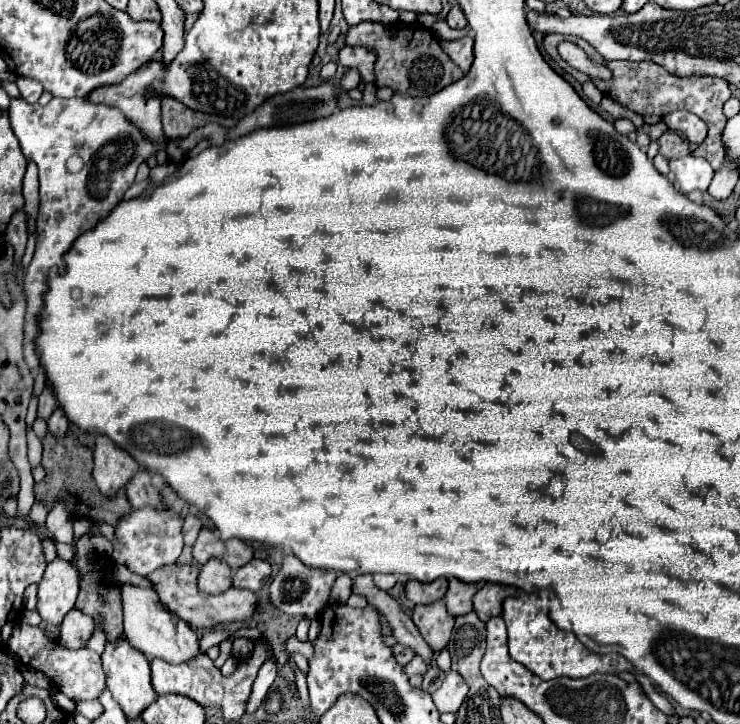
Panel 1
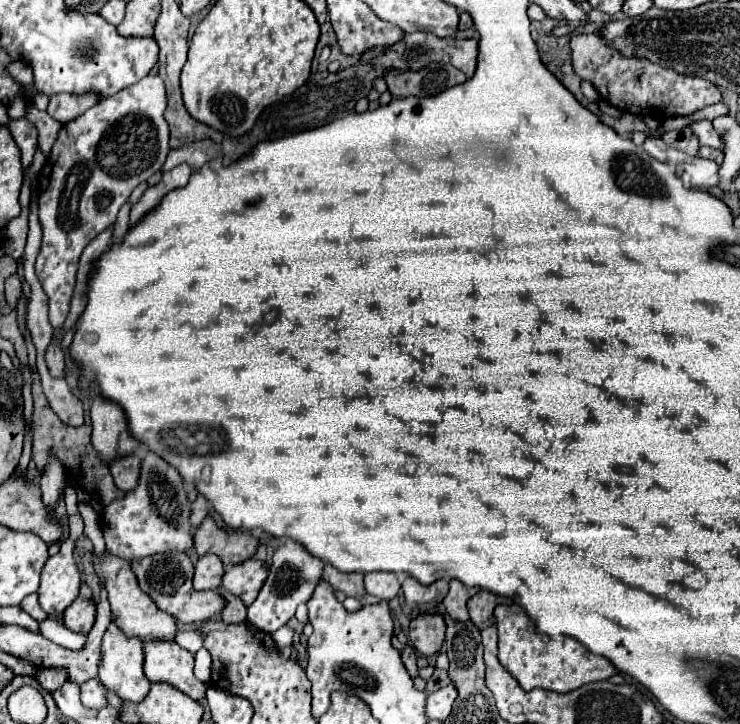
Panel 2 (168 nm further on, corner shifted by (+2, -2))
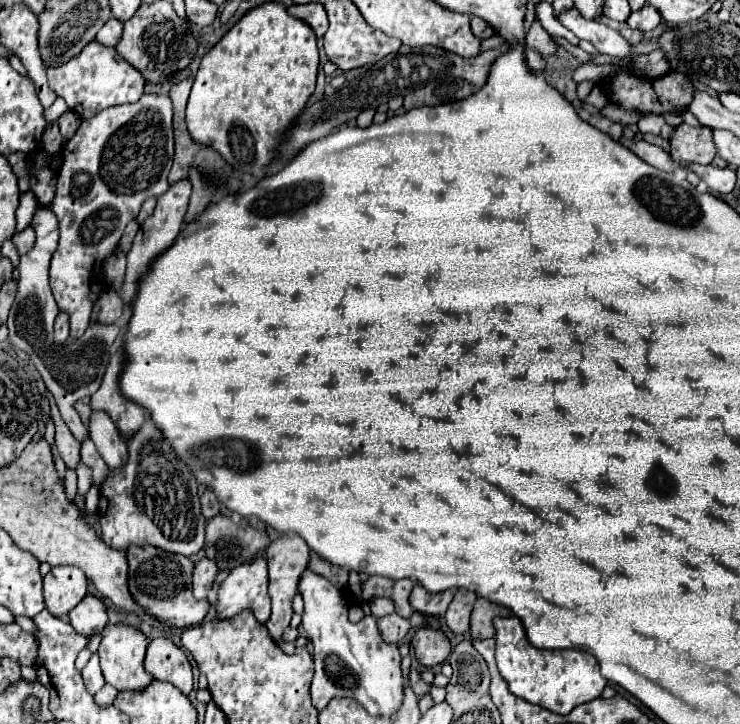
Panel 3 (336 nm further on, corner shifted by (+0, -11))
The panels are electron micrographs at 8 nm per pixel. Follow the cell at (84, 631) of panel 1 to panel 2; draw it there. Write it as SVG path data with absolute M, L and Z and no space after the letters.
M78 596L62 614L64 626L72 632L82 632L82 634L90 632L90 628L94 626L94 618L96 618L96 604L84 600L82 596Z

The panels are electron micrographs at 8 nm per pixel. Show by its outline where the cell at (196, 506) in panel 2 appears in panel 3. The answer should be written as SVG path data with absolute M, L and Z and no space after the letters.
M206 489L206 491L202 493L200 501L202 501L202 513L204 513L204 517L206 517L208 521L210 521L214 515L220 513L220 501L216 499L216 495L214 495L212 489Z

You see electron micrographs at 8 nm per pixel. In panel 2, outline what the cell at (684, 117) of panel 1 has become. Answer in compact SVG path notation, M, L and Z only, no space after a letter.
M698 120L690 124L690 130L696 134L696 138L700 140L700 146L710 146L710 148L718 148L722 150L722 140L718 136L718 132L712 128L712 122L708 120Z

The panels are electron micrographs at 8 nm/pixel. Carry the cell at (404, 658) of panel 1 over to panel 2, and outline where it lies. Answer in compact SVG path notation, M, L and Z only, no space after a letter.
M406 644L406 646L404 646L404 650L402 650L402 662L404 662L404 666L406 666L408 674L410 674L412 678L416 678L416 676L418 676L418 666L416 666L416 650L414 650L410 644Z

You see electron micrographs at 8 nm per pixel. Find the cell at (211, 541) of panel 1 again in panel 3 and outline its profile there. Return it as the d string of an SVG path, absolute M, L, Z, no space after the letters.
M216 515L206 527L206 557L218 563L218 569L234 569L268 547L264 529L236 523L226 515Z

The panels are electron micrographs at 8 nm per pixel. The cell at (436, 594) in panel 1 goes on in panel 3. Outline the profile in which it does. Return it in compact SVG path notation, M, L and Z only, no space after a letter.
M414 585L414 591L410 595L410 605L418 613L440 617L446 613L452 597L454 597L454 591L450 591L450 589L442 591L442 593L430 593L422 585Z

